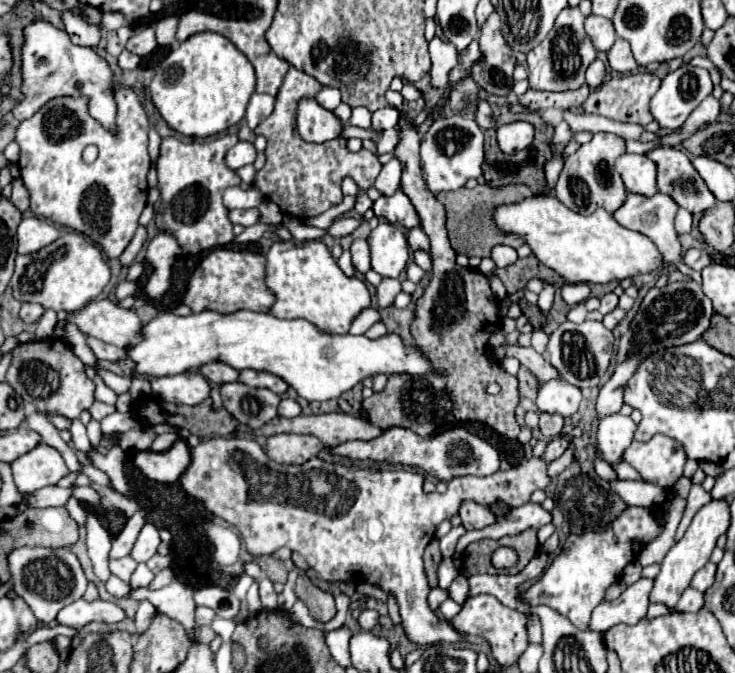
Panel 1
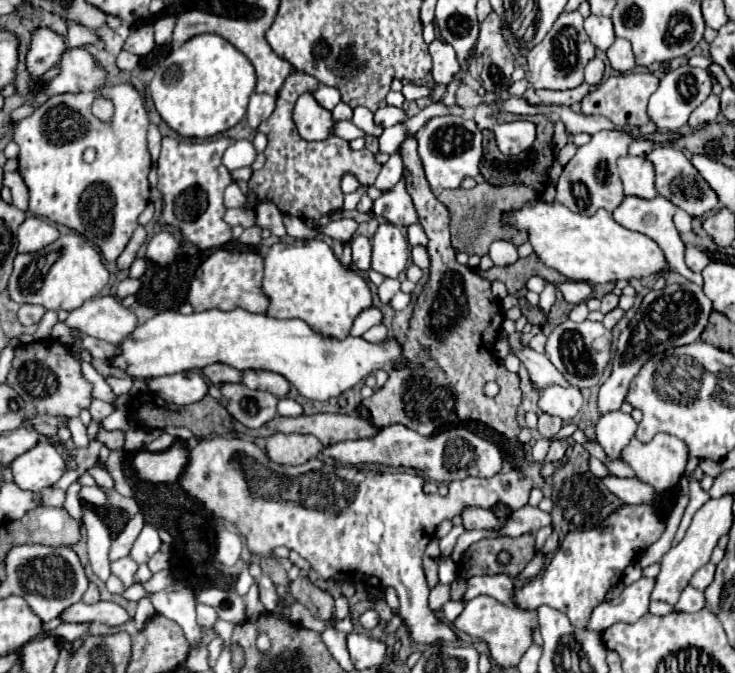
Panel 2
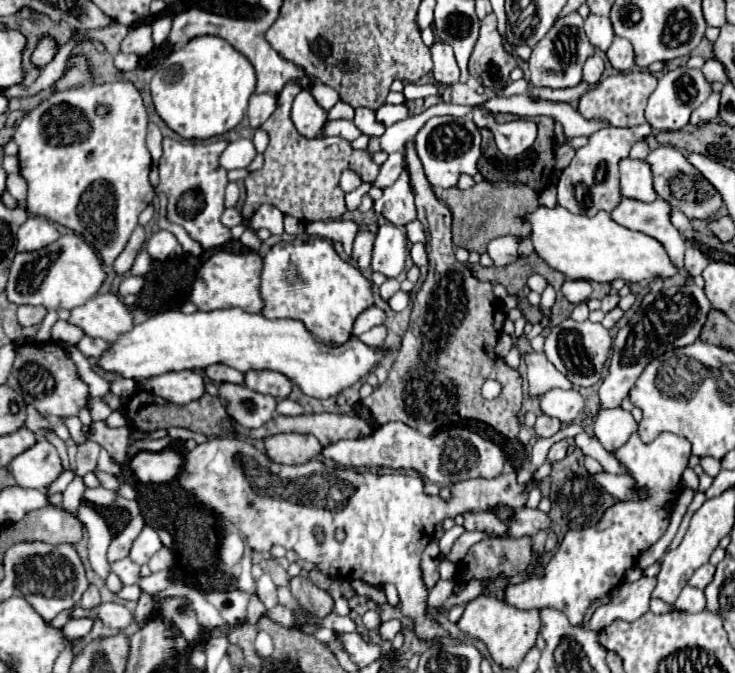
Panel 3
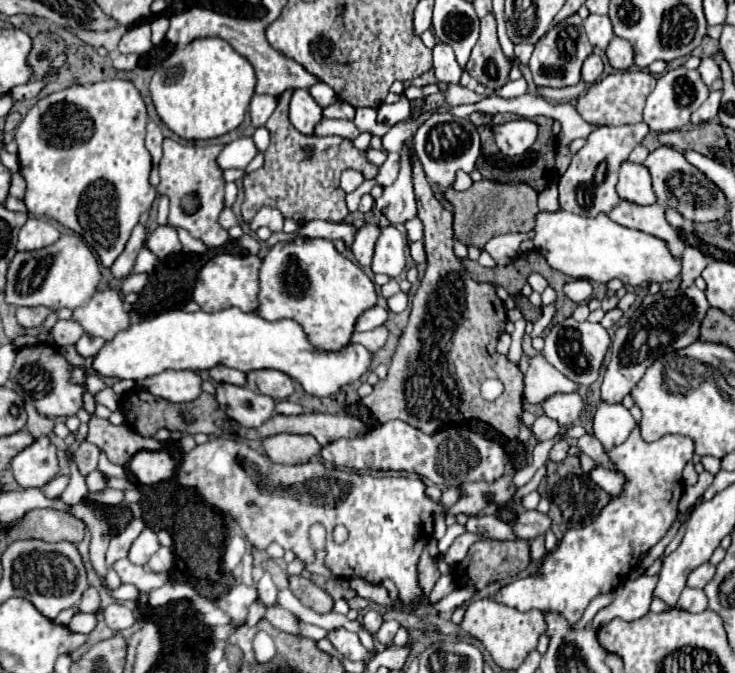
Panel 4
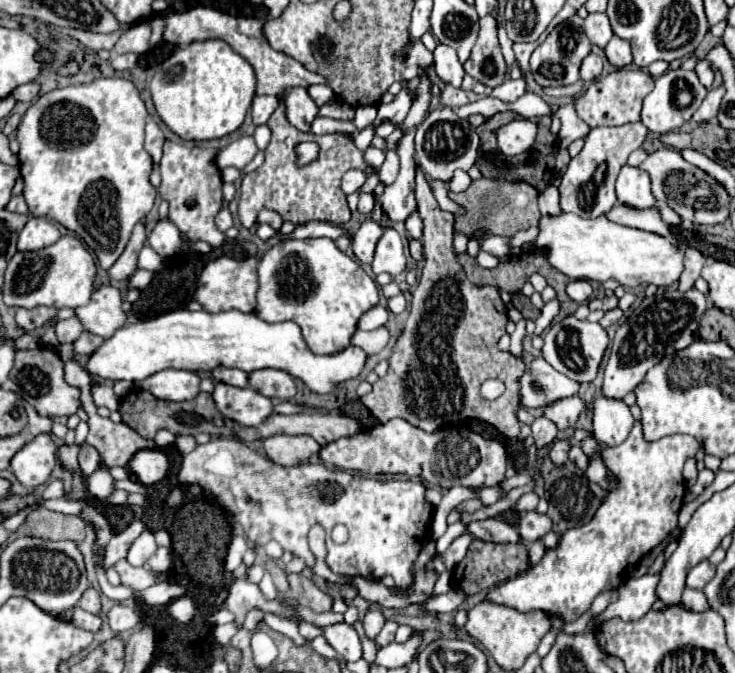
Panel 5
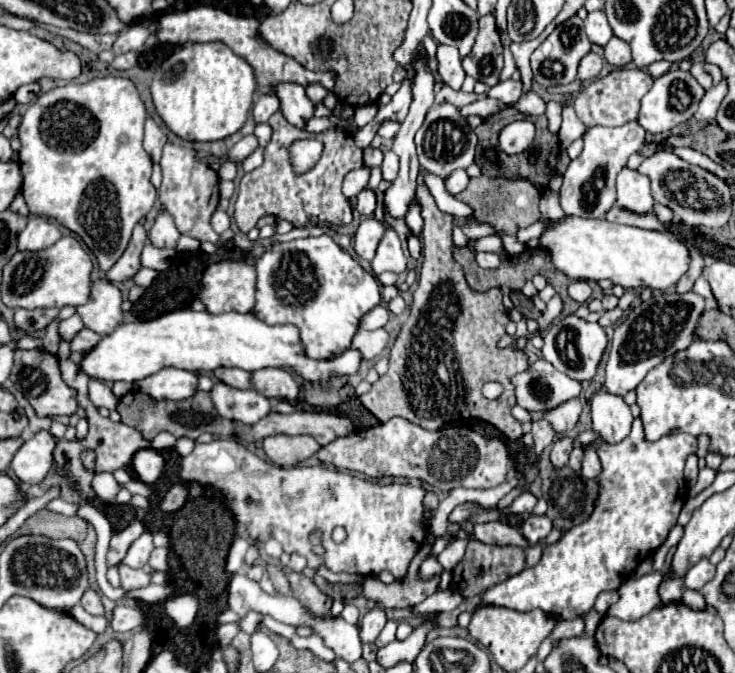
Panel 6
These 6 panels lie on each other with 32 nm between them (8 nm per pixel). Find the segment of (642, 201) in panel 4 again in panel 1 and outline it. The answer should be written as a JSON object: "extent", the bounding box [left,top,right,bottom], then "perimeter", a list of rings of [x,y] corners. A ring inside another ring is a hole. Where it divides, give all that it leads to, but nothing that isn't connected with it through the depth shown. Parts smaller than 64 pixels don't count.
{"extent":[616,154,656,198],"perimeter":[[[624,154],[616,160],[616,170],[620,172],[624,186],[630,194],[644,194],[650,198],[656,194],[656,166],[644,154]]]}

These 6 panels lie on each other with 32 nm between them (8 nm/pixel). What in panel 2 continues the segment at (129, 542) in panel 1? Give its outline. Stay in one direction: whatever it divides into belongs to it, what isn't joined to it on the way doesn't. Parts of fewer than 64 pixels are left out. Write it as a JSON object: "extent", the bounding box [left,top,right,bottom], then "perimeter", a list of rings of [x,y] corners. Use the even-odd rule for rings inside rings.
{"extent":[108,512,144,562],"perimeter":[[[138,512],[138,514],[136,514],[136,516],[126,524],[126,528],[118,534],[118,538],[112,540],[110,554],[108,554],[108,556],[110,556],[110,562],[120,560],[120,558],[124,558],[124,556],[130,554],[130,548],[132,548],[134,540],[138,538],[142,526],[144,526],[144,518],[142,518],[142,514]]]}

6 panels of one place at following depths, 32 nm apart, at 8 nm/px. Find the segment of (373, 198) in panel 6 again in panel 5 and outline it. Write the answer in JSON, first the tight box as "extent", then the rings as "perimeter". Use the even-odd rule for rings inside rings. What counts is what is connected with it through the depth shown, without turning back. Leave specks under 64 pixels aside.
{"extent":[358,192,376,214],"perimeter":[[[362,192],[362,194],[360,194],[360,202],[358,202],[358,212],[362,212],[362,214],[372,214],[374,204],[376,204],[374,194],[372,194],[372,192]]]}

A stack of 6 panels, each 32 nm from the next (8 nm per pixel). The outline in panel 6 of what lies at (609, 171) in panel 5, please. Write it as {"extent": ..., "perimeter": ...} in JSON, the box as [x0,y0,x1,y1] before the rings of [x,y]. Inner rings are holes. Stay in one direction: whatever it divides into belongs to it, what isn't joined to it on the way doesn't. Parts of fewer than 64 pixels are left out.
{"extent":[562,122,644,218],"perimeter":[[[626,122],[624,126],[590,126],[582,140],[582,154],[570,162],[562,174],[562,208],[570,216],[580,218],[600,218],[616,202],[616,176],[626,166],[630,154],[644,144],[644,128],[638,122]]]}

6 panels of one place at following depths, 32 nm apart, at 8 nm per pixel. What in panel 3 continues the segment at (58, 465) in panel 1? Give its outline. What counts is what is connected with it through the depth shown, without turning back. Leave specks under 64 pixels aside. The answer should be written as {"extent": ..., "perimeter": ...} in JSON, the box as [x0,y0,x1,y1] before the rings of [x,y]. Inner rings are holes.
{"extent":[10,438,62,490],"perimeter":[[[40,438],[10,462],[10,472],[20,488],[42,490],[60,476],[62,464],[56,448],[46,438]]]}

